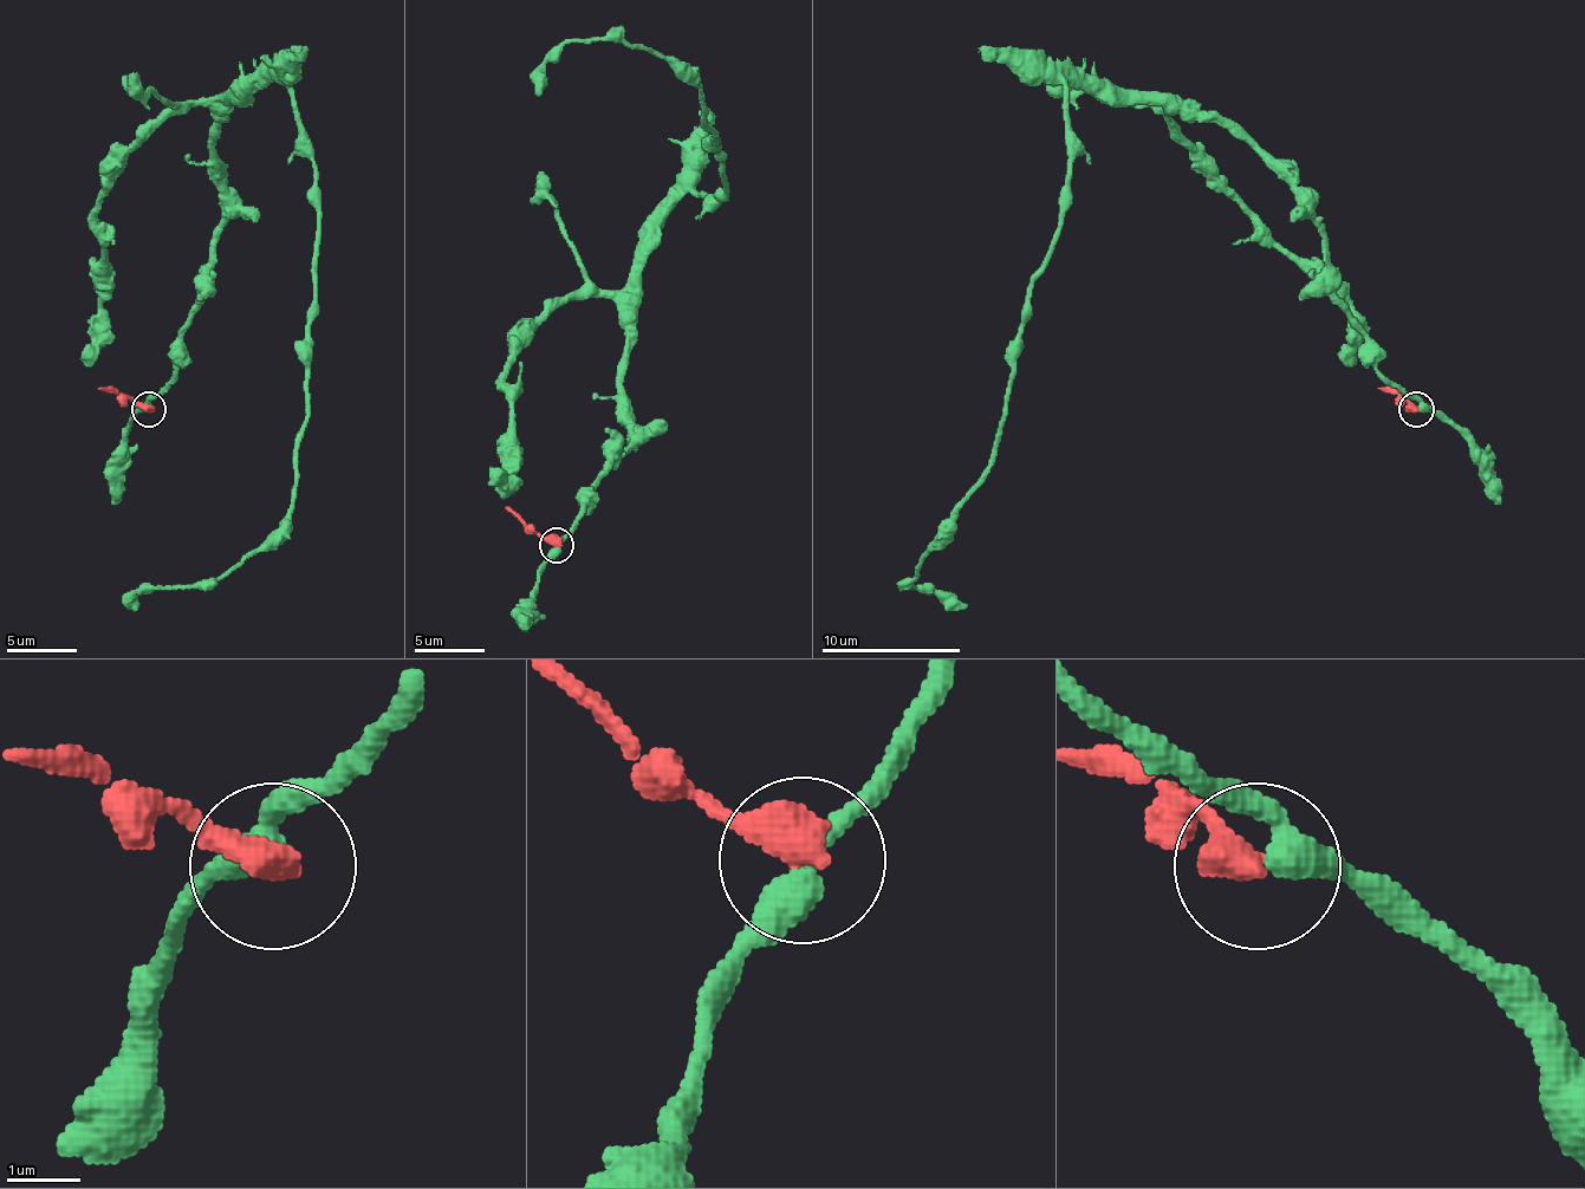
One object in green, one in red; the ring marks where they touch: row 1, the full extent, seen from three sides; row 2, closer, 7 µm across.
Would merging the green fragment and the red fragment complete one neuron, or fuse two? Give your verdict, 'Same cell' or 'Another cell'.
Another cell

